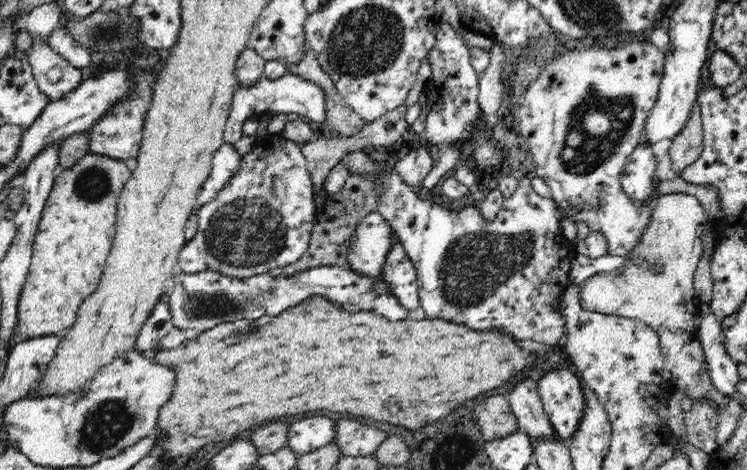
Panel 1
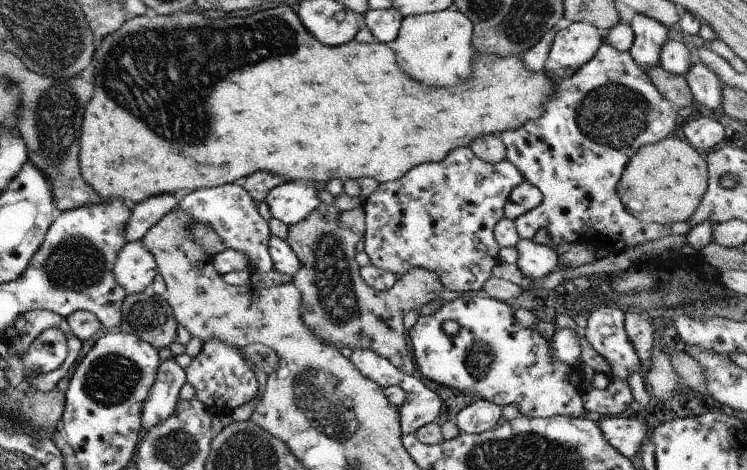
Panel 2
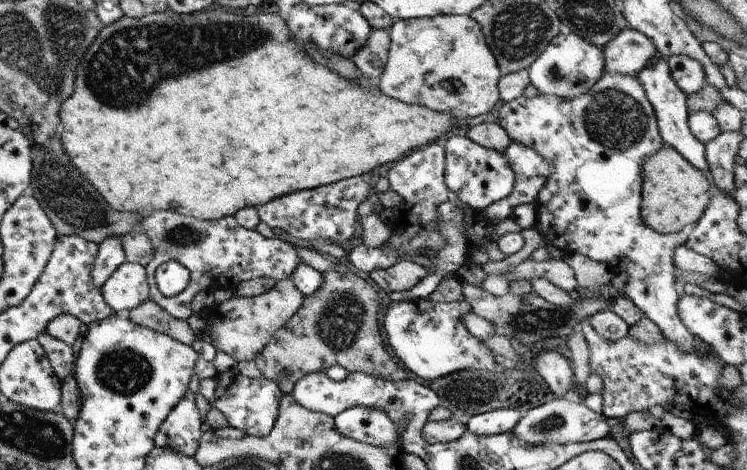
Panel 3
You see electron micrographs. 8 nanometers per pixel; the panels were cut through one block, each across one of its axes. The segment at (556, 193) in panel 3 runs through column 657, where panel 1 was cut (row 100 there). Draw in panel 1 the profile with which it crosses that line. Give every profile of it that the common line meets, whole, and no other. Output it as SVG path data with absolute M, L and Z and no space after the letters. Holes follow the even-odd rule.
M157 69L154 71L156 72L154 78L147 74L147 70L132 73L135 84L132 96L126 102L120 102L116 108L108 110L106 116L100 118L100 122L96 122L92 126L90 130L92 152L122 159L123 161L126 161L131 156L136 158L142 138L143 116L150 104L153 82L156 82L156 78L158 78ZM288 72L278 80L267 80L263 77L256 86L249 88L240 85L232 98L230 114L224 129L224 142L233 145L243 135L242 125L247 118L260 118L266 113L274 115L281 112L287 114L296 112L296 114L306 116L311 122L319 122L324 126L328 118L326 102L328 102L326 91L320 85Z

